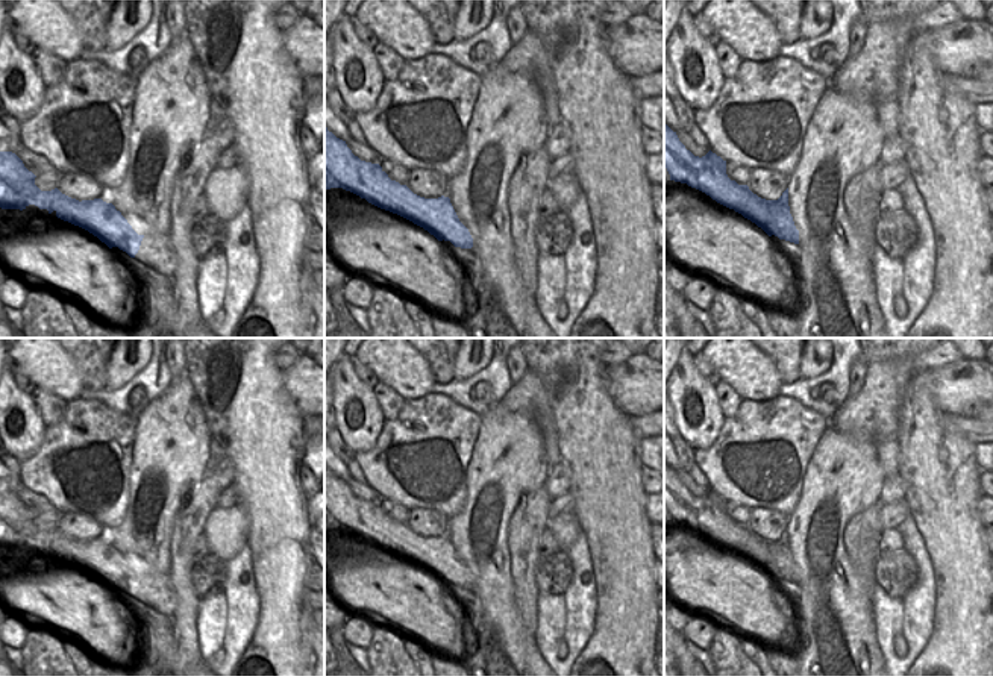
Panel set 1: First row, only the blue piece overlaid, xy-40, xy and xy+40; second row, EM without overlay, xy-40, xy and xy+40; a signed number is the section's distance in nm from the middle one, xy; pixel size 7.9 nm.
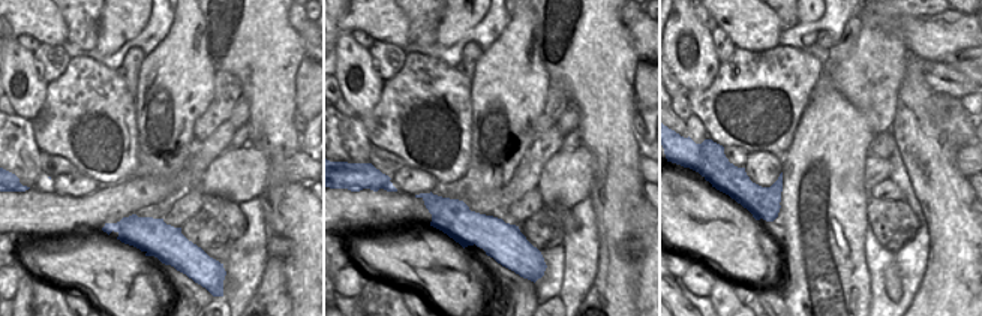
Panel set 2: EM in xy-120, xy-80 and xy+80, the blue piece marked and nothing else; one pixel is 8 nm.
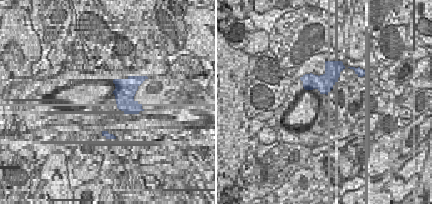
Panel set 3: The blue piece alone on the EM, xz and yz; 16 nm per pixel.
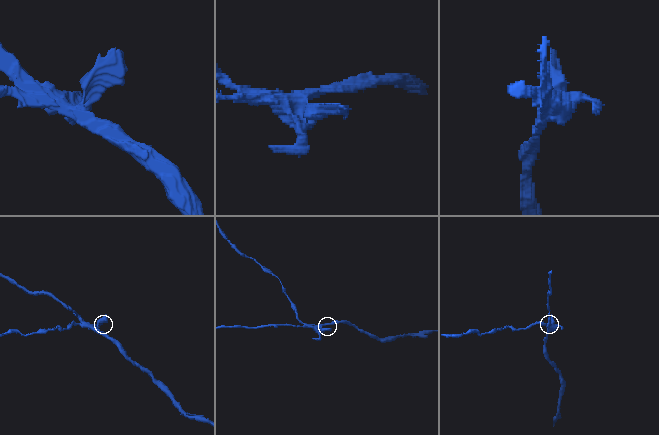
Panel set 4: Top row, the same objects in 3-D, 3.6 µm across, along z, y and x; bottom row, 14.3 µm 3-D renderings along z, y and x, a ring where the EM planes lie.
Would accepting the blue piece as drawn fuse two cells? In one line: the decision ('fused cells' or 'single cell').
fused cells

